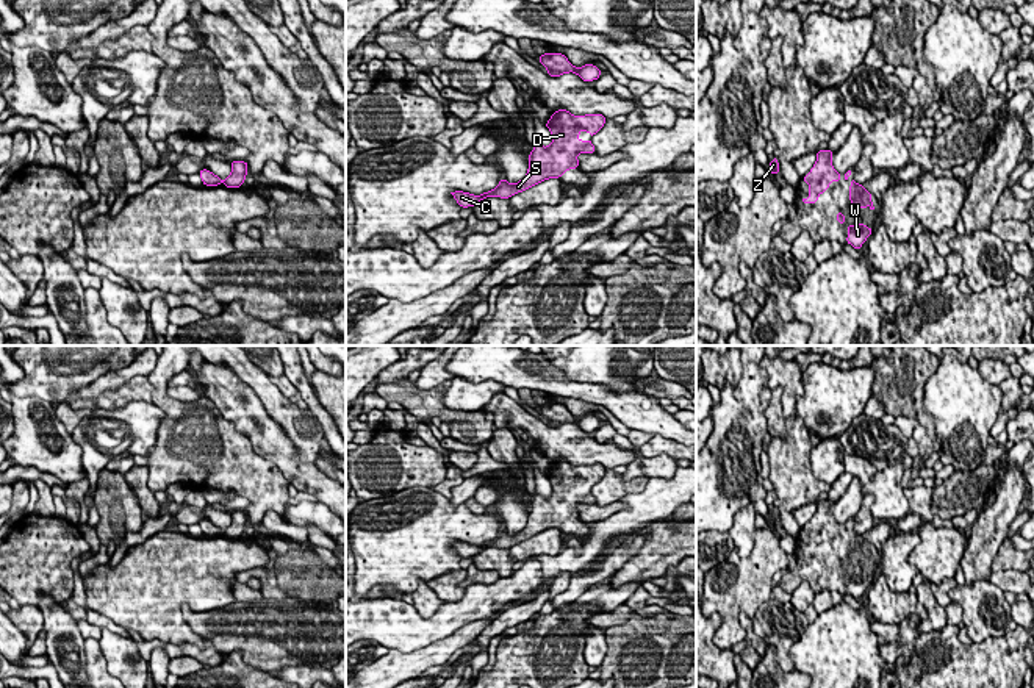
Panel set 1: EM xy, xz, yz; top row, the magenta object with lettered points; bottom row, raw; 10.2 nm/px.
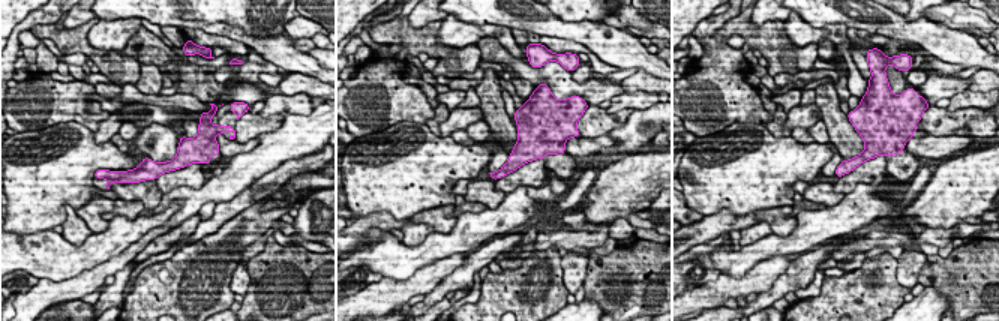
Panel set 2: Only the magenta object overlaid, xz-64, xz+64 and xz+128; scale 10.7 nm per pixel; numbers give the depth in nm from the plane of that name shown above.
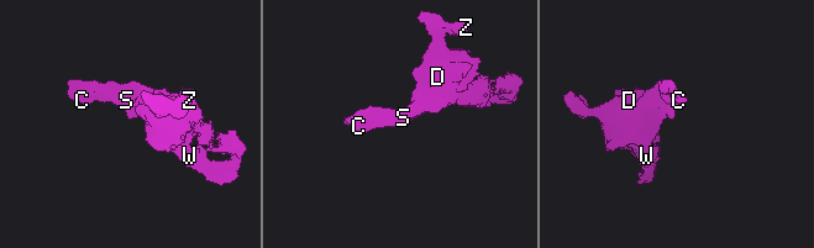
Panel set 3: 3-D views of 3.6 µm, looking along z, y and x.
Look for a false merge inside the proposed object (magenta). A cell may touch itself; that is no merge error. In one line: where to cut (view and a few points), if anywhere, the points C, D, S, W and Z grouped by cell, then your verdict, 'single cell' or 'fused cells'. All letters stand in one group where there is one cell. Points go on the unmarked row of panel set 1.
cut none; groups C D S W Z; single cell

